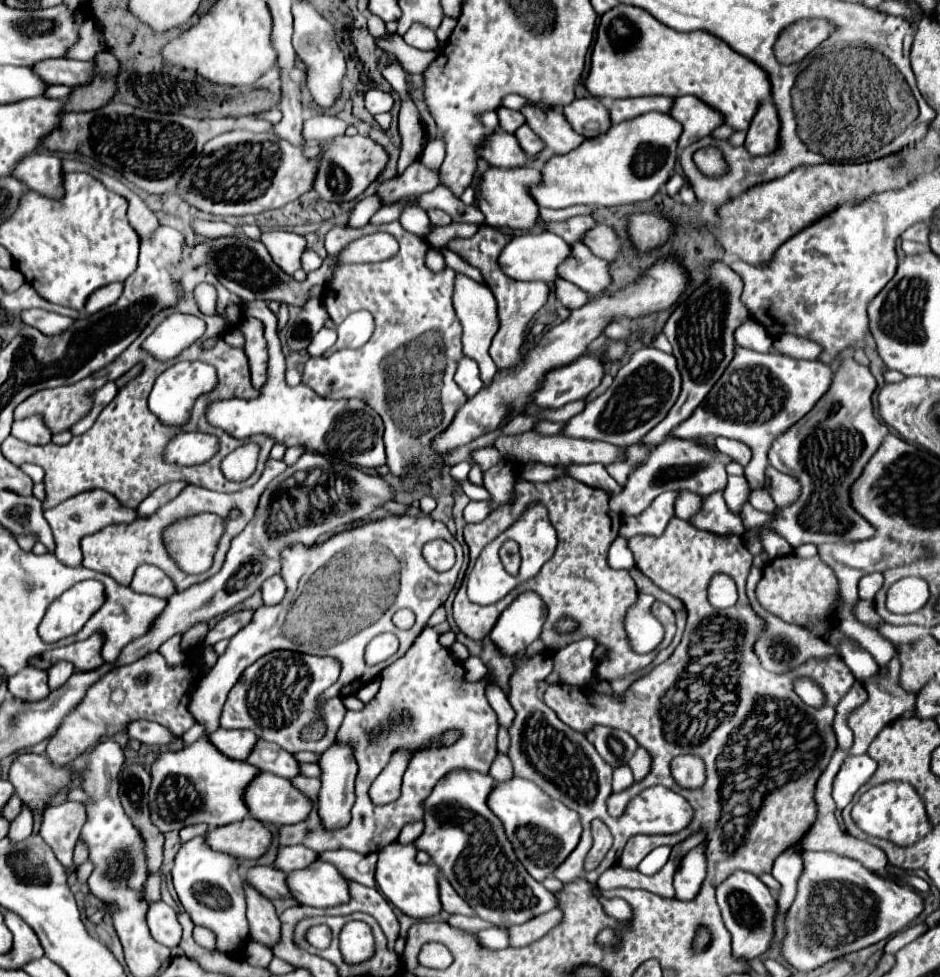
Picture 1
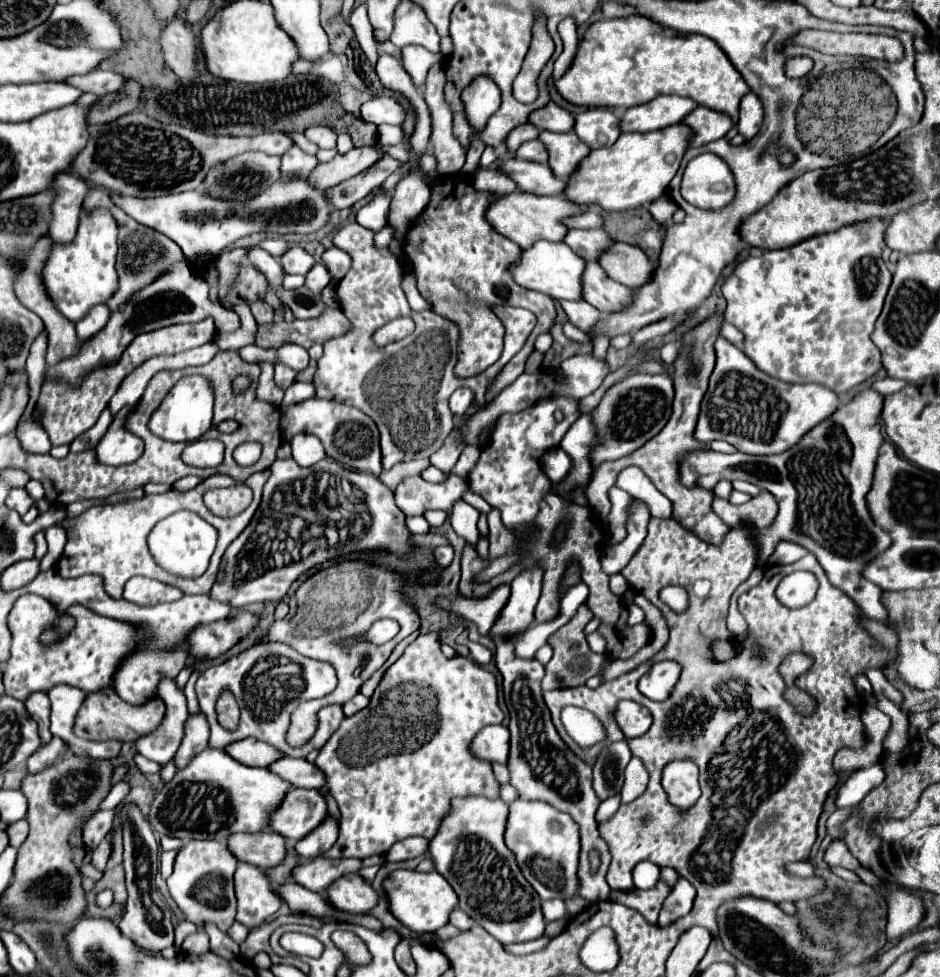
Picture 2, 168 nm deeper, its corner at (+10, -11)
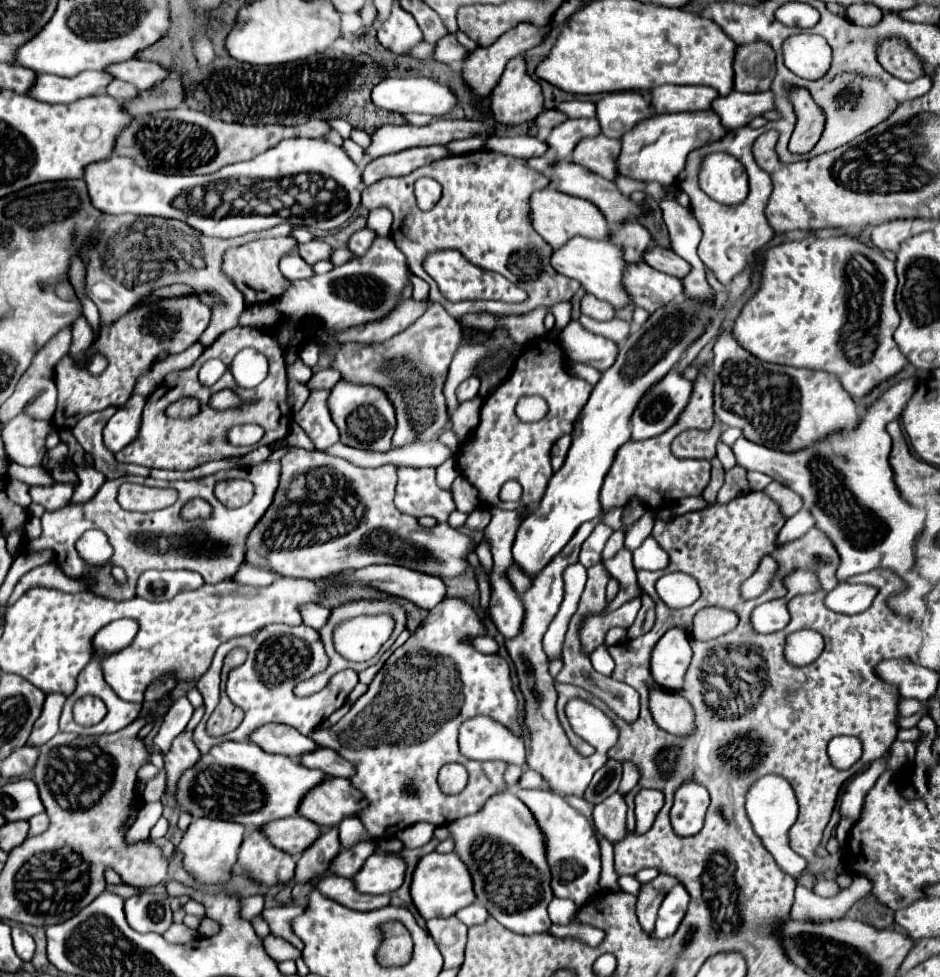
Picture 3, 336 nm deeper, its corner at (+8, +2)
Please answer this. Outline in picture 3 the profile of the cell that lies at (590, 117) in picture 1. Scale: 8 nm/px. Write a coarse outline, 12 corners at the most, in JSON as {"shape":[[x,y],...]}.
{"shape":[[611,92],[597,102],[609,138],[621,138],[651,118],[641,92]]}

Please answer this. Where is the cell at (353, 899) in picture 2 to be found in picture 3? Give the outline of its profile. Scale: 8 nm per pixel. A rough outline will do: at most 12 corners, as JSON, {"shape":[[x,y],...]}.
{"shape":[[375,852],[353,882],[365,894],[403,884],[407,862]]}

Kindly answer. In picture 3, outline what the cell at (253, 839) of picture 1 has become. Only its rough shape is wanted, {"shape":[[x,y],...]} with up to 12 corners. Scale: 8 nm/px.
{"shape":[[299,814],[261,830],[291,856],[303,854],[321,826]]}

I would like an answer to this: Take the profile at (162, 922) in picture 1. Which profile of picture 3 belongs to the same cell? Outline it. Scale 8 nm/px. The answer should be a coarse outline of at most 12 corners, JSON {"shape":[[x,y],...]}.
{"shape":[[145,890],[125,900],[137,932],[163,934],[171,926],[165,892]]}

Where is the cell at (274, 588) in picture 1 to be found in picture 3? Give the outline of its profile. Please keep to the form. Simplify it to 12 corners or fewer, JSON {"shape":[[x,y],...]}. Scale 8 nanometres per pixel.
{"shape":[[325,606],[303,608],[307,626],[319,630],[327,624],[331,610]]}

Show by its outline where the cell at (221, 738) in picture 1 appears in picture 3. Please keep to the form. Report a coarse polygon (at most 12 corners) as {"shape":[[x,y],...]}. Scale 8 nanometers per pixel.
{"shape":[[285,724],[261,726],[251,740],[265,752],[299,756],[319,748]]}

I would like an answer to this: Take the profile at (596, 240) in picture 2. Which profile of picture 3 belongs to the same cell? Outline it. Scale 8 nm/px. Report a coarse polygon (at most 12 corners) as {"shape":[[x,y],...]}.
{"shape":[[639,222],[615,226],[611,242],[625,248],[631,264],[655,246]]}

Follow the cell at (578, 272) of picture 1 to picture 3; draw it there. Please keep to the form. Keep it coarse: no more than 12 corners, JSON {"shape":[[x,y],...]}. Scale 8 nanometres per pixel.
{"shape":[[631,264],[633,304],[655,312],[683,294],[681,278]]}

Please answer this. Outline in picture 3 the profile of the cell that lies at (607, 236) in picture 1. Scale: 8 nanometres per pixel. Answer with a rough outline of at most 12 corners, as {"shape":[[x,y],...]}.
{"shape":[[651,248],[647,264],[673,274],[687,276],[691,264],[673,250]]}

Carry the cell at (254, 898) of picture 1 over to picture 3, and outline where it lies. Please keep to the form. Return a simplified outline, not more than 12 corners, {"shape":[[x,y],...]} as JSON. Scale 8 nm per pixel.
{"shape":[[261,828],[245,836],[239,866],[267,886],[295,874],[295,858]]}

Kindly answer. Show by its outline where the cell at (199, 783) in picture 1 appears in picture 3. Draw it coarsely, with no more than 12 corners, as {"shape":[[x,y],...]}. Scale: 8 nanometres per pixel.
{"shape":[[253,742],[181,776],[193,818],[257,828],[295,816],[327,778]]}

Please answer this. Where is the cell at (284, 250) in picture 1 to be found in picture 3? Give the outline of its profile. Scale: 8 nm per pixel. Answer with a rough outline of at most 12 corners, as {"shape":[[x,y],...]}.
{"shape":[[323,240],[299,246],[307,264],[329,260],[333,248]]}

